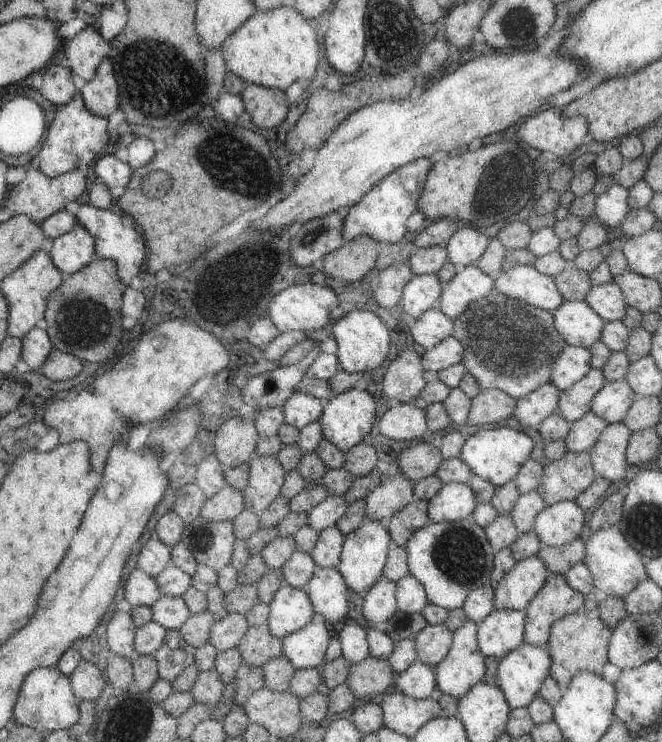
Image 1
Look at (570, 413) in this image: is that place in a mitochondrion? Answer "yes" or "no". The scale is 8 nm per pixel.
no

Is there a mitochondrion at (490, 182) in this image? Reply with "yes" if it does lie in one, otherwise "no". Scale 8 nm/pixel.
yes

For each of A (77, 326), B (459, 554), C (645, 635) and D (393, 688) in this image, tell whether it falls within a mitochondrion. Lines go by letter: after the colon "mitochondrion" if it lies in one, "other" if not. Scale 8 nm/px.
A: mitochondrion
B: mitochondrion
C: other
D: other

